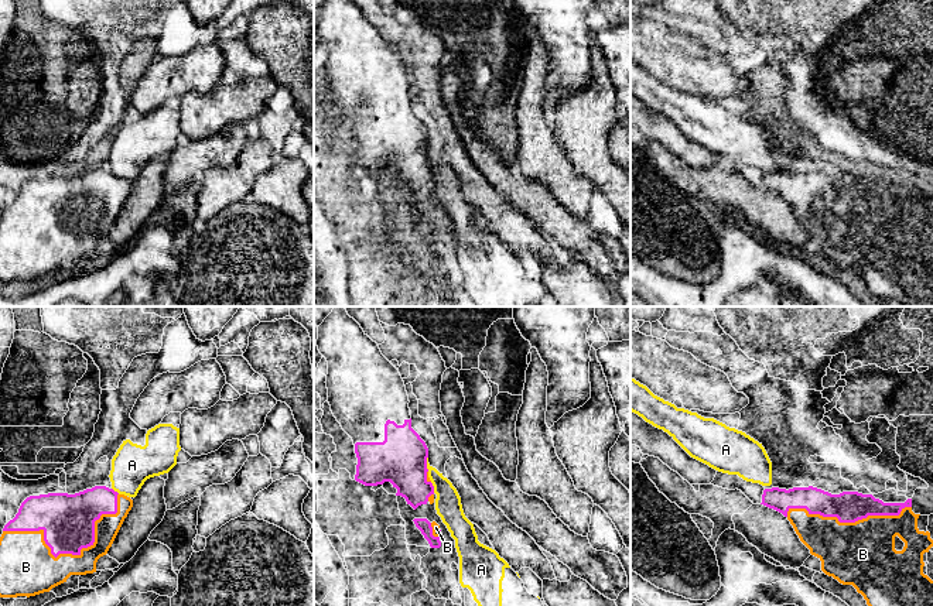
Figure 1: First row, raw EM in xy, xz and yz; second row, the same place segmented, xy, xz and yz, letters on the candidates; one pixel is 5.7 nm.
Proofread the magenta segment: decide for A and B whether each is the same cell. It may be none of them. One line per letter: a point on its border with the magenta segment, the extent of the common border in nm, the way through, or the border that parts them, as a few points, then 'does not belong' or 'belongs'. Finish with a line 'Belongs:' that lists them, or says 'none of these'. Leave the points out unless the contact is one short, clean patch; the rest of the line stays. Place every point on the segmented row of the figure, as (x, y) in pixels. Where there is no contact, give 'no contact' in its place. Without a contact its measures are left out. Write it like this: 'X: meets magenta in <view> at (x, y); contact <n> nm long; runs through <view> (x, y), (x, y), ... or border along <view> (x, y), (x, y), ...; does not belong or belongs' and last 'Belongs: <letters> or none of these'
A: meets magenta in xz at (426, 464); contact 90 nm long; border along xz (427, 456), (429, 471); does not belong
B: meets magenta in xy at (72, 554); contact 700 nm long; belongs
Belongs: B

